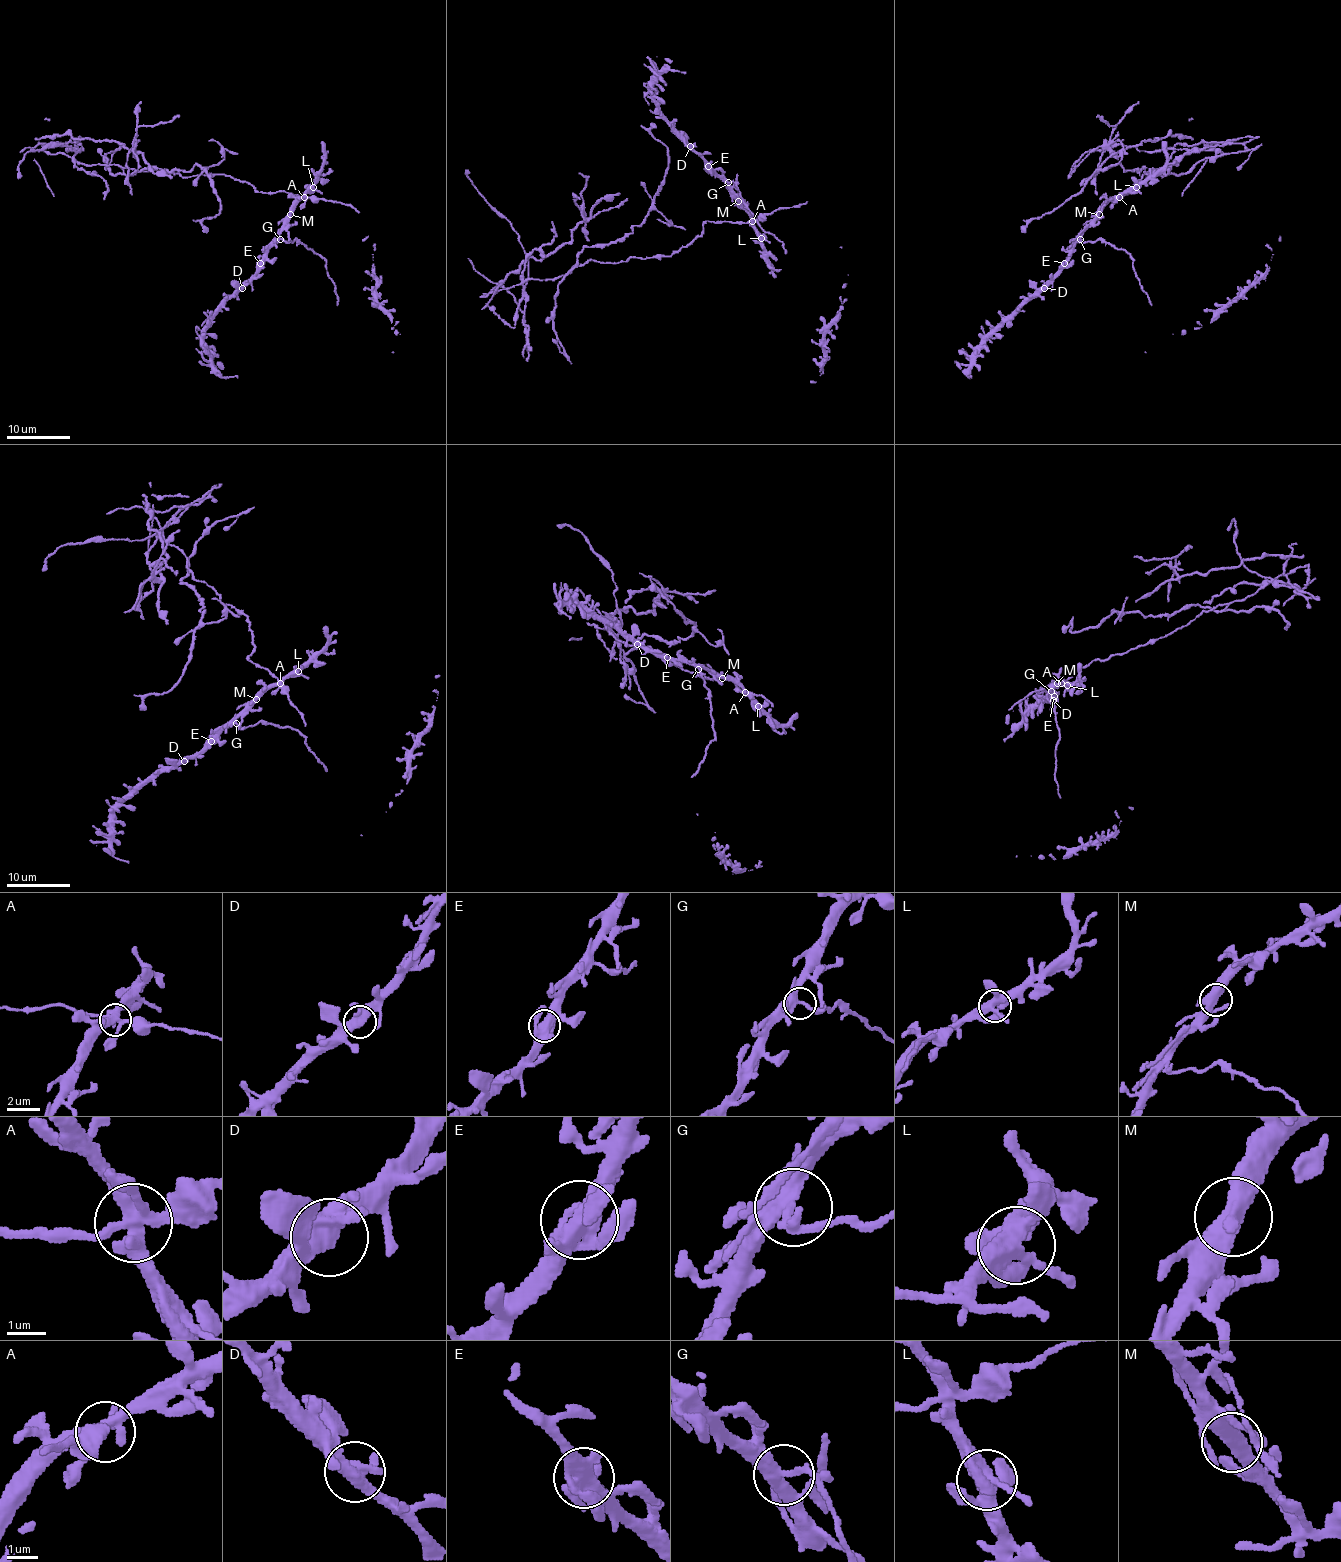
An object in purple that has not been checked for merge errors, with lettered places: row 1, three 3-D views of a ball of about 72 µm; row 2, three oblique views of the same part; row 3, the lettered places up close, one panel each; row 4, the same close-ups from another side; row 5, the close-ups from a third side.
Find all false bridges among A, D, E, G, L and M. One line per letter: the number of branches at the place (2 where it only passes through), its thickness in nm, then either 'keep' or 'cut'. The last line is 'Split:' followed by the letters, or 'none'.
A: 5 | 340 nm | cut
D: 4 | 400 nm | keep
E: 5 | 440 nm | keep
G: 3 | 320 nm | cut
L: 5 | 480 nm | keep
M: 3 | 400 nm | keep
Split: A, G

